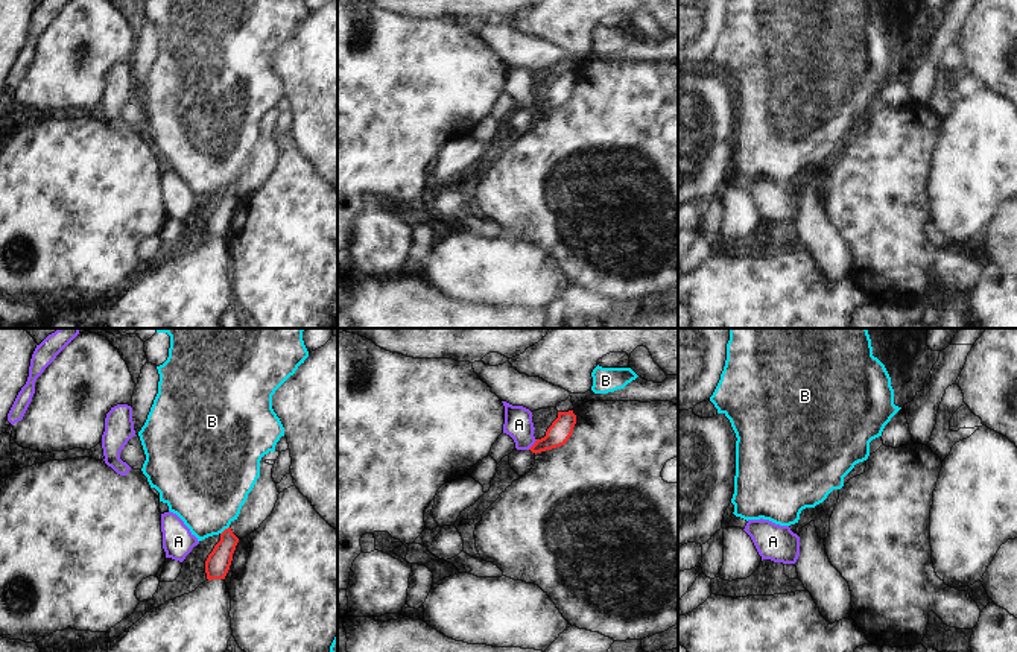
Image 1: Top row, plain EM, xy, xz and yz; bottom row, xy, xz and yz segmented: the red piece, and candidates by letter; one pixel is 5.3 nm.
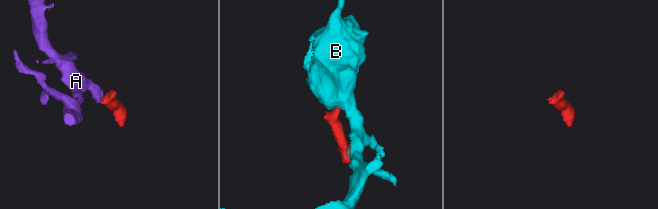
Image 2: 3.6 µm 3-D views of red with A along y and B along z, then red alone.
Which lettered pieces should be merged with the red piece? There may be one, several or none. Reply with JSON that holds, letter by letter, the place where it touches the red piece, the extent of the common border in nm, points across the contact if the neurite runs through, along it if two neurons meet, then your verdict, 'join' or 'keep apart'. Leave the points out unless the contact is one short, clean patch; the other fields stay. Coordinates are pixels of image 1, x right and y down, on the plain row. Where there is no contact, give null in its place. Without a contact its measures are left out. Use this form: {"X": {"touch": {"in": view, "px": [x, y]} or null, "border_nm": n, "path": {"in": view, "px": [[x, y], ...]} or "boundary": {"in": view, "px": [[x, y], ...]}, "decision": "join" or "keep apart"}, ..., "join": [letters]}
{"A": {"touch": {"in": "xz", "px": [534, 104]}, "border_nm": 80, "path": {"in": "xz", "px": [[561, 88], [548, 102], [534, 104], [519, 84]]}, "decision": "join"}, "B": {"touch": {"in": "xy", "px": [224, 190]}, "border_nm": 60, "boundary": {"in": "xy", "px": [[228, 186], [221, 193]]}, "decision": "keep apart"}, "join": ["A"]}

